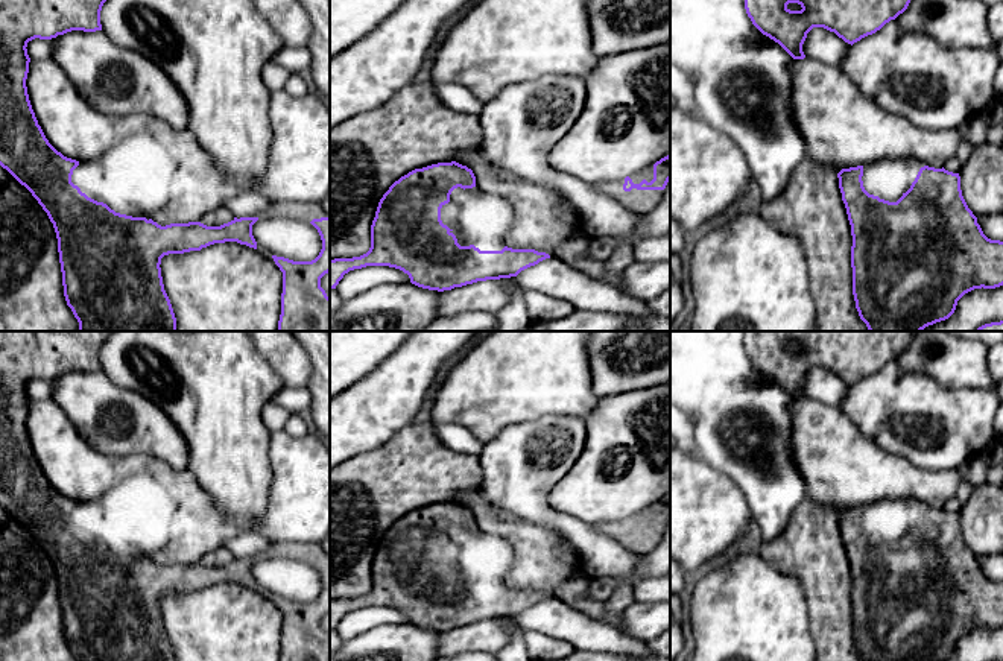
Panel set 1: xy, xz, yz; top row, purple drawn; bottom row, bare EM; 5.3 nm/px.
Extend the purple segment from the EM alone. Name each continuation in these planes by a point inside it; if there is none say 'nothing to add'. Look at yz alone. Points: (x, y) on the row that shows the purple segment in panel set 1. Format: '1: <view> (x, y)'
1: yz (883, 178)

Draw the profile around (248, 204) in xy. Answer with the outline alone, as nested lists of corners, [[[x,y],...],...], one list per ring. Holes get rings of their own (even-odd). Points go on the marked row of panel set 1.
[[[243,191],[223,204],[237,219],[269,216],[269,205],[271,201],[264,195],[255,191]]]

